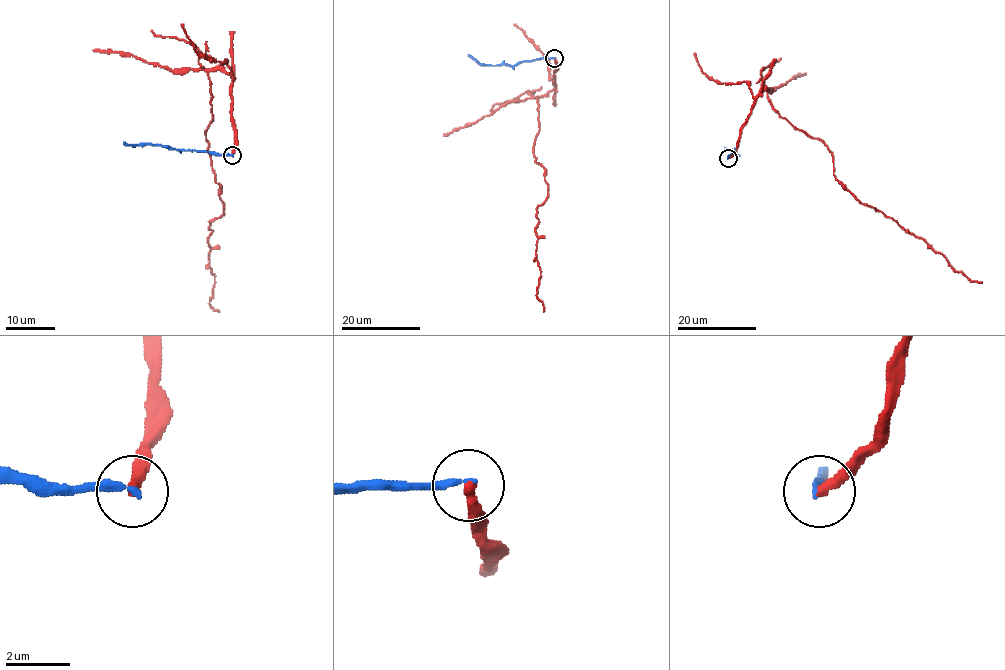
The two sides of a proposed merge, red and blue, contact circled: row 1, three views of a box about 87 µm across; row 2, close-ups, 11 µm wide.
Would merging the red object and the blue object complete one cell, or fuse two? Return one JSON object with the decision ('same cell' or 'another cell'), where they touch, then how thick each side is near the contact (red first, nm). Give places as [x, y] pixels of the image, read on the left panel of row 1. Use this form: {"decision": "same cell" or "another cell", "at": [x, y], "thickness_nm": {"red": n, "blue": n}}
{"decision": "another cell", "at": [232, 155], "thickness_nm": {"red": 340, "blue": 200}}

